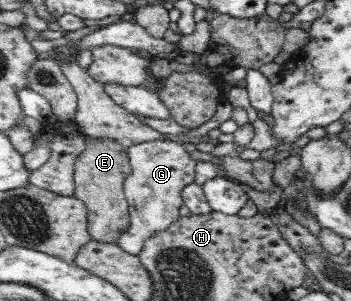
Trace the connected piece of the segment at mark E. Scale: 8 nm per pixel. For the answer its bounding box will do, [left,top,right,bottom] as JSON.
[74,136,131,243]

